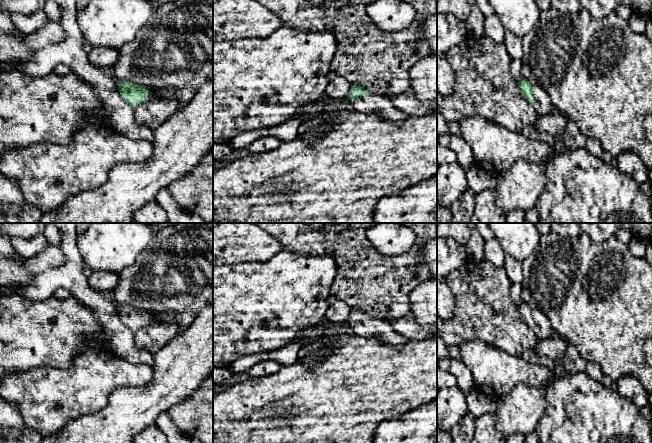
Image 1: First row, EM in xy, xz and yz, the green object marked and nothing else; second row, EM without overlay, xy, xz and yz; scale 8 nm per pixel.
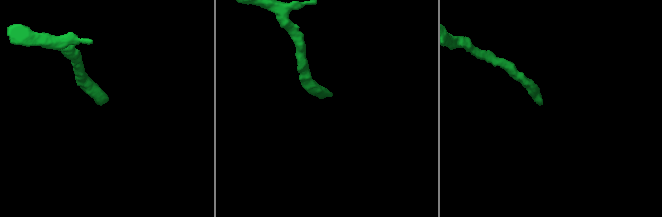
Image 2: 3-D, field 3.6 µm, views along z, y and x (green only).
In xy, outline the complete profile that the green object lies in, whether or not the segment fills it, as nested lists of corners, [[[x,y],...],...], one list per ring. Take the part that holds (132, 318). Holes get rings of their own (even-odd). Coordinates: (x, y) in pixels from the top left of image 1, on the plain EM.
[[[115,305],[118,309],[118,314],[123,324],[133,331],[155,321],[152,315],[147,311],[136,309],[127,305]]]

